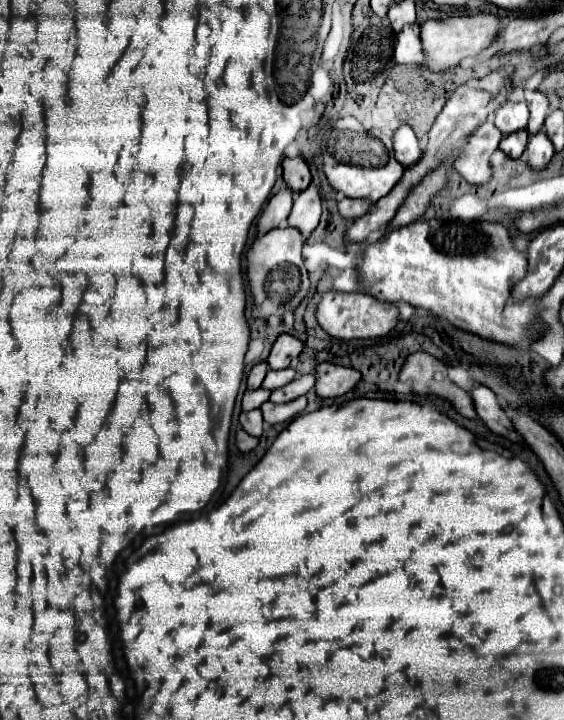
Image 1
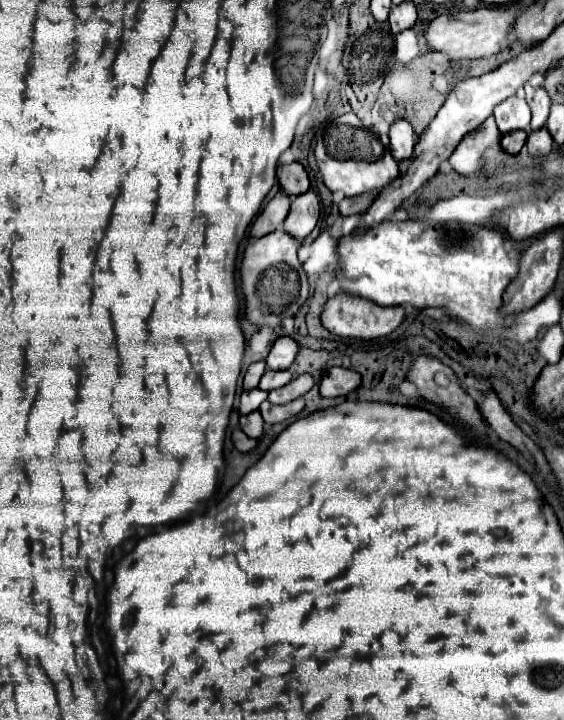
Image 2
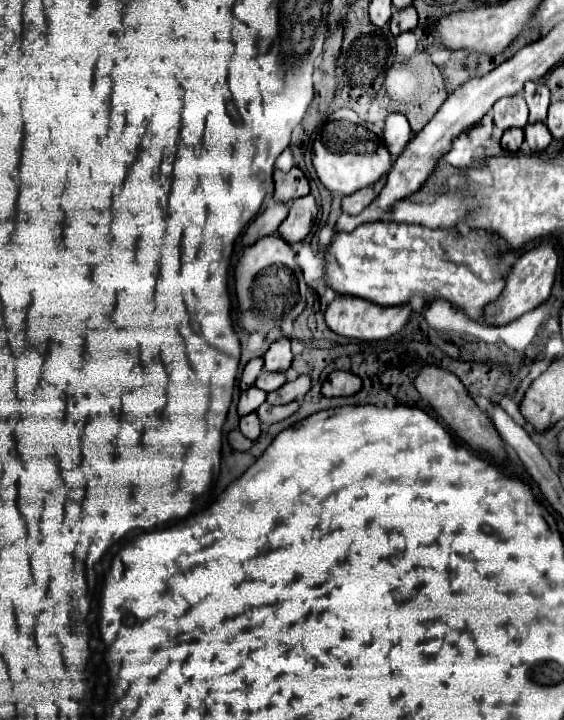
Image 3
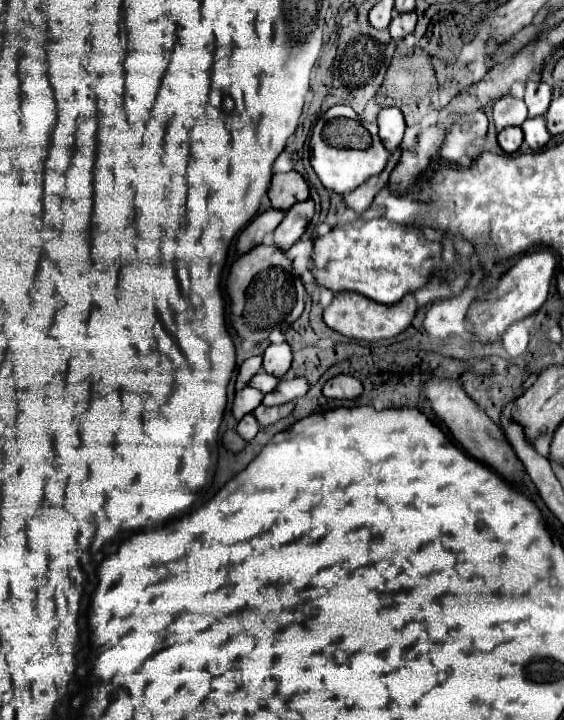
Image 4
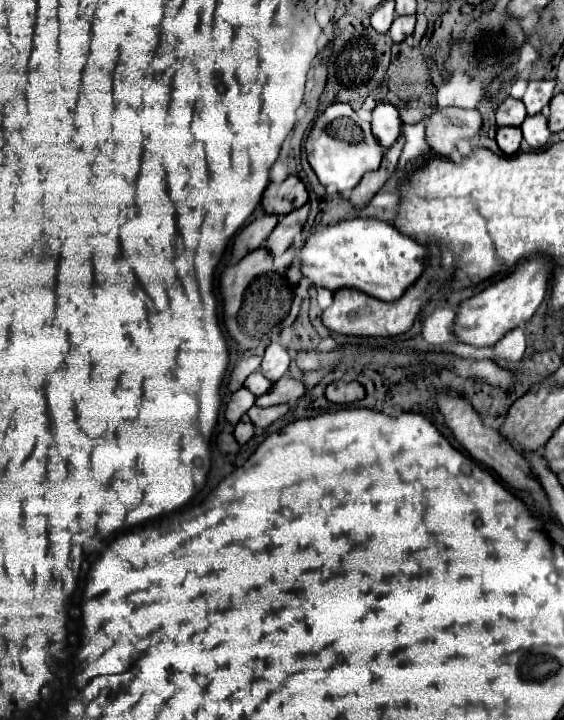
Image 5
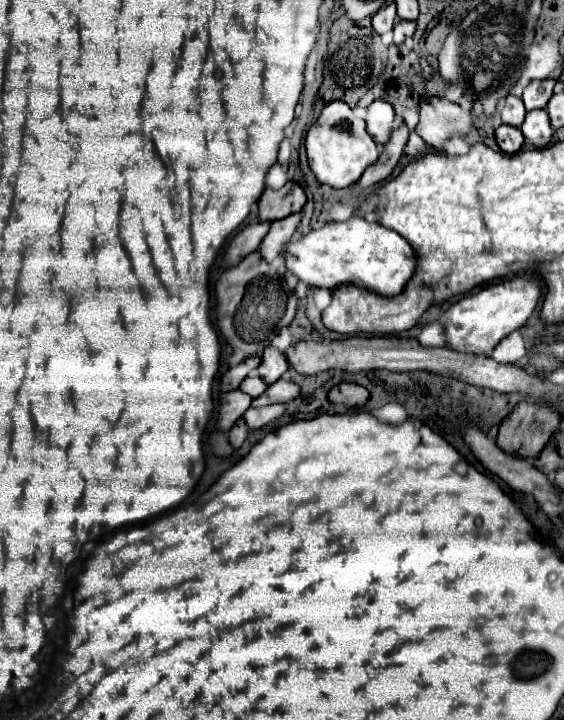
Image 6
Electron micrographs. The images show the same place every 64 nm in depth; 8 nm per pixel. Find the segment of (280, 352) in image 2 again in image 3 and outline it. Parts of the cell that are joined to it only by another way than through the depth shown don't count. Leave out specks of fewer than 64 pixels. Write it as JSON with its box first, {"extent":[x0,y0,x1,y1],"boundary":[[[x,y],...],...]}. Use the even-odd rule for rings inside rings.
{"extent":[264,338,294,372],"boundary":[[[280,338],[268,348],[268,352],[264,356],[264,362],[266,362],[264,368],[270,372],[286,372],[292,364],[292,358],[294,358],[294,354],[290,350],[290,340]]]}

